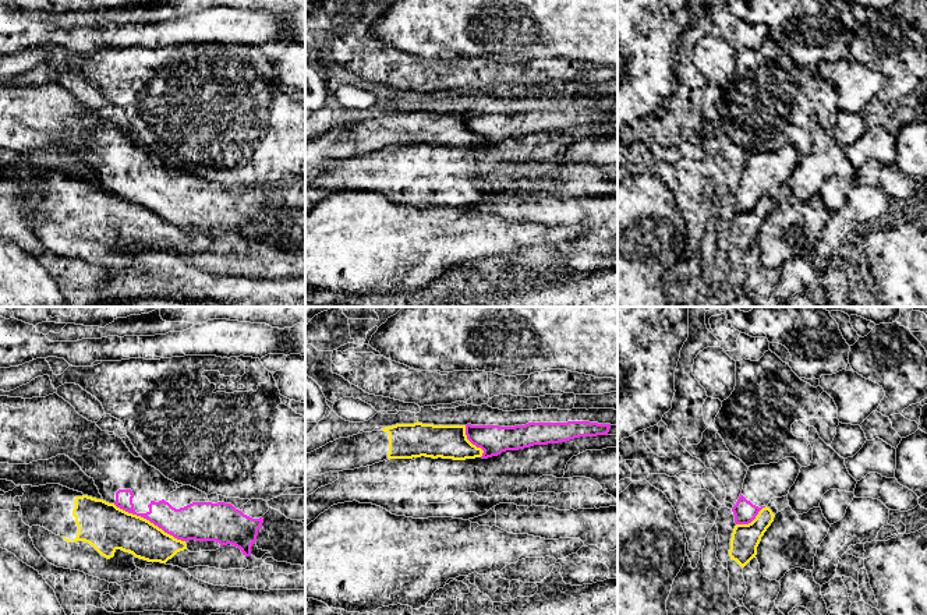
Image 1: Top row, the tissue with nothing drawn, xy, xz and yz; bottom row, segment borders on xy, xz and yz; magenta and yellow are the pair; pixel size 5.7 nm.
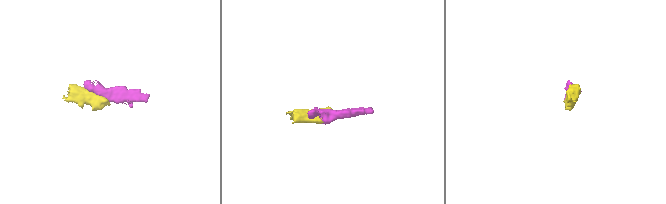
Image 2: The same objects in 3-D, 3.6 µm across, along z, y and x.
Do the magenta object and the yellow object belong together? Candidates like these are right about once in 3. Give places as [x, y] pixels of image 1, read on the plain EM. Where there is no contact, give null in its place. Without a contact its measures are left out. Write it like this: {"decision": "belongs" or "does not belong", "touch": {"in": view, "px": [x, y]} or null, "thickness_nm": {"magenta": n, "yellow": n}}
{"decision": "does not belong", "touch": {"in": "xy", "px": [149, 208]}, "thickness_nm": {"magenta": 200, "yellow": 260}}

